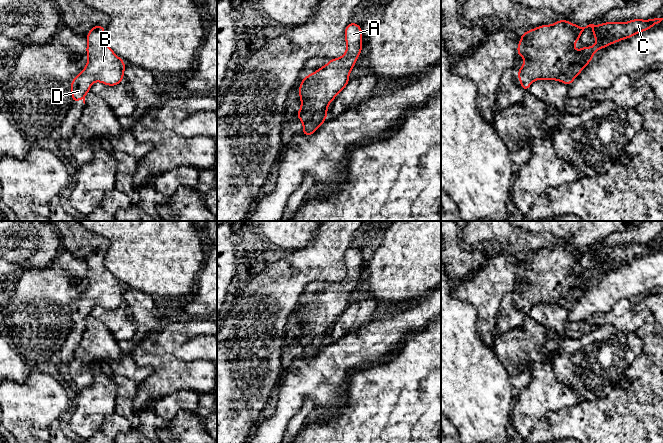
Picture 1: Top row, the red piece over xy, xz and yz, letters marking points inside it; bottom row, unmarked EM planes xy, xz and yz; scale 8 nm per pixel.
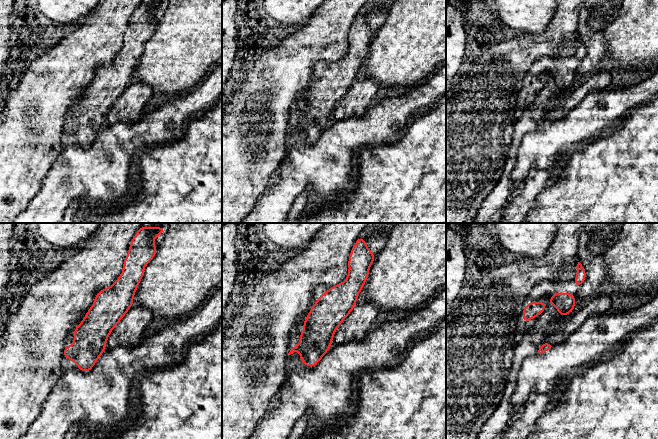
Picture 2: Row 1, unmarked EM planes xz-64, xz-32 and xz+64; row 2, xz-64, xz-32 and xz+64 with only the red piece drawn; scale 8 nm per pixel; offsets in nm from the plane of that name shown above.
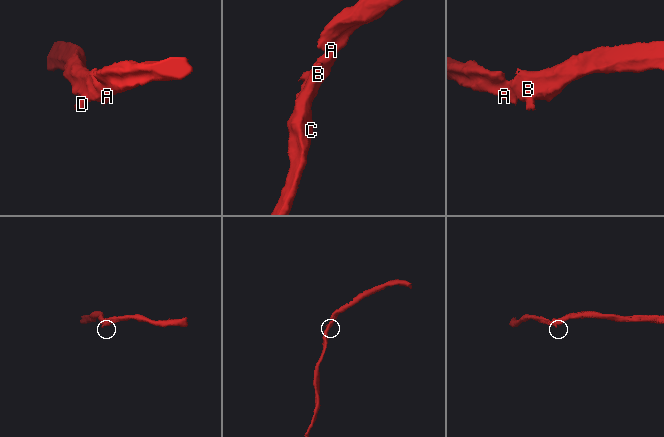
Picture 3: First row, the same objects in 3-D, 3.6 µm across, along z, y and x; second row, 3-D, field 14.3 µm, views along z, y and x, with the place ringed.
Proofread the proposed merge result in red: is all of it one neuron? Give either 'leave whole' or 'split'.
leave whole

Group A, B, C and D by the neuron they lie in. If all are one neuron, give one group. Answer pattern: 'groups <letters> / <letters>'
groups A B C D

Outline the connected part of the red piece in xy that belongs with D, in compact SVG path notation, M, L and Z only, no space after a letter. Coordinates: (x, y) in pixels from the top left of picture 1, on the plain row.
M97 249L86 259L88 286L82 296L71 305L72 327L82 322L85 328L86 318L94 305L115 310L121 308L125 300L126 287L106 268L104 258L105 251Z

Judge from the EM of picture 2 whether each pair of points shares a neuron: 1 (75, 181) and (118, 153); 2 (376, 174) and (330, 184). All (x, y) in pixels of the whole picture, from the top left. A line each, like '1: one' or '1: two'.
1: one
2: two

